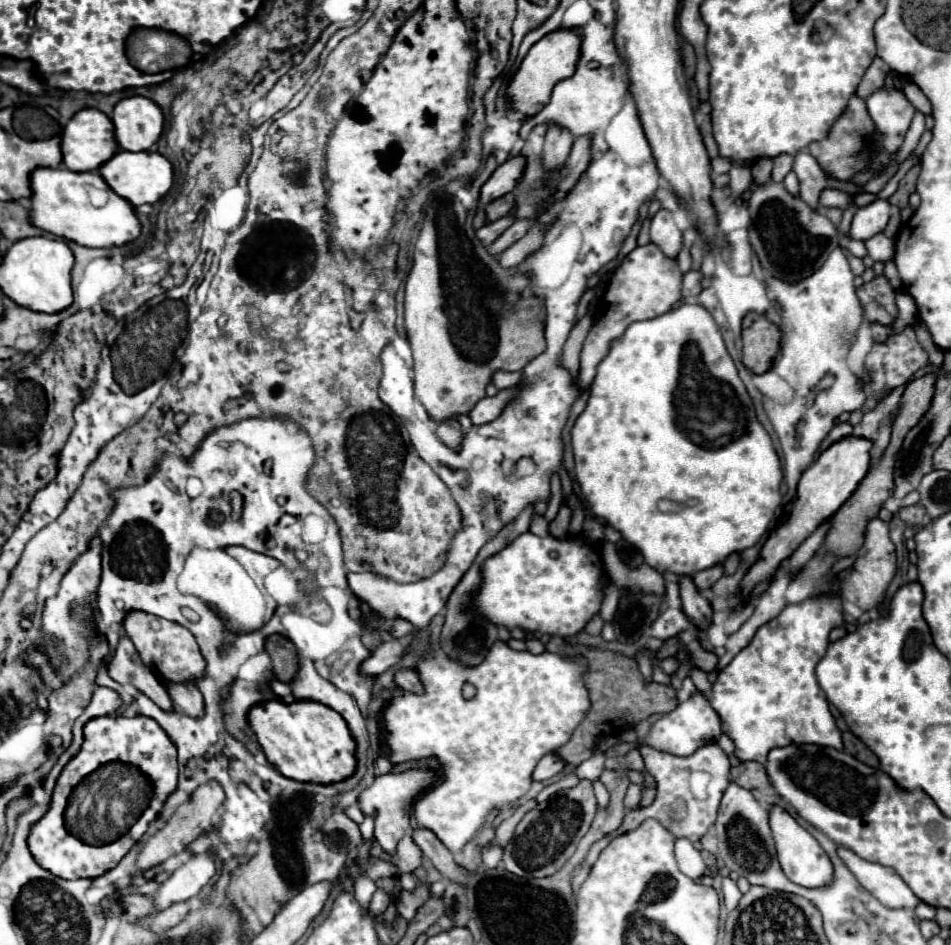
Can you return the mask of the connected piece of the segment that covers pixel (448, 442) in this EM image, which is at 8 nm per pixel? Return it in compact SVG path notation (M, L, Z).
M445 420L445 422L437 424L437 434L441 436L441 440L443 440L445 446L449 446L455 452L461 450L463 430L461 430L461 424L457 420Z

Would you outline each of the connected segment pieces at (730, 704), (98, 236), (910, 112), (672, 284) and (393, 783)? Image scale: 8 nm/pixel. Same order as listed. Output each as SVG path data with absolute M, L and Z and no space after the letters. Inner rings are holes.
M809 598L801 604L787 604L783 612L777 618L763 624L757 630L751 644L745 650L741 650L731 660L729 666L725 666L719 672L711 688L709 702L721 716L723 726L727 726L727 734L735 744L735 756L741 762L755 760L763 764L767 760L769 750L789 744L817 744L843 750L841 730L837 728L835 718L829 710L829 702L815 678L815 666L825 656L829 644L829 632L835 627L845 628L848 632L856 630L856 626L843 622L839 598L821 598L821 600Z
M37 168L31 174L31 220L37 228L47 230L59 238L73 240L81 246L111 248L133 242L141 234L141 222L125 198L117 196L99 172L71 172L67 168ZM101 190L109 194L103 206L91 202L91 192Z
M885 86L867 96L865 102L875 130L881 136L881 146L887 154L895 154L901 148L917 110L901 90L887 90Z
M653 244L637 246L631 254L625 256L621 266L613 274L611 282L607 284L607 292L603 298L605 310L597 312L599 316L595 318L593 328L589 330L589 334L583 342L581 370L579 370L579 380L577 380L579 392L583 392L591 386L591 382L595 378L597 364L609 352L609 344L613 338L619 338L631 322L657 318L657 316L669 312L673 308L673 304L681 300L681 278L683 278L683 274L679 272L677 262L665 258L665 254L661 254L661 250L657 250L657 246L653 246Z
M411 768L405 772L391 772L385 776L377 776L373 786L359 796L357 806L363 810L363 814L375 814L375 838L385 852L395 854L397 842L405 836L405 832L411 826L411 812L415 800L437 780L439 774L433 768Z

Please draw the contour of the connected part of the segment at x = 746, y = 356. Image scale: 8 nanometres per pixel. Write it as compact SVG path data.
M749 312L743 320L743 364L757 374L771 368L781 348L781 330L765 314Z

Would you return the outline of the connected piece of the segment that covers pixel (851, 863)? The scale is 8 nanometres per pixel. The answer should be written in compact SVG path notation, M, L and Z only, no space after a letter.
M837 848L837 852L845 866L861 882L861 886L867 888L883 906L915 910L915 906L921 902L893 868L867 862L853 854L851 850Z

